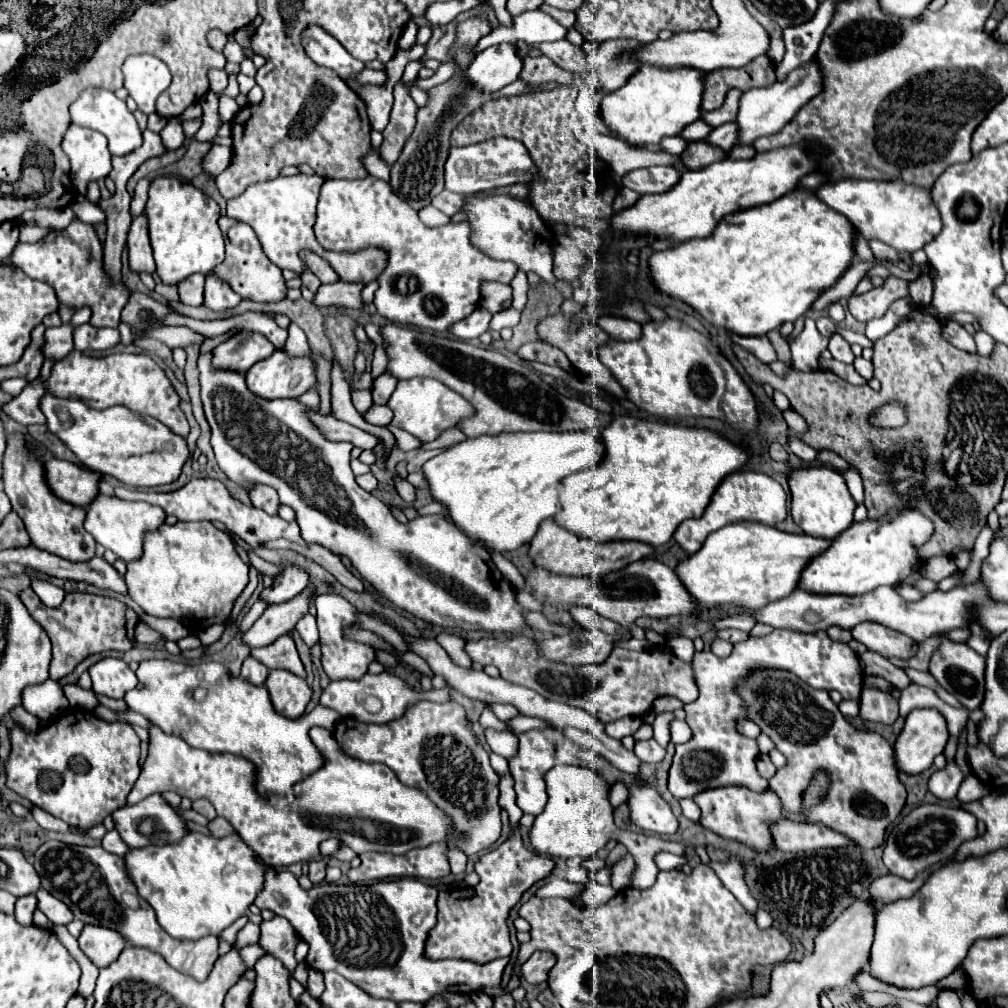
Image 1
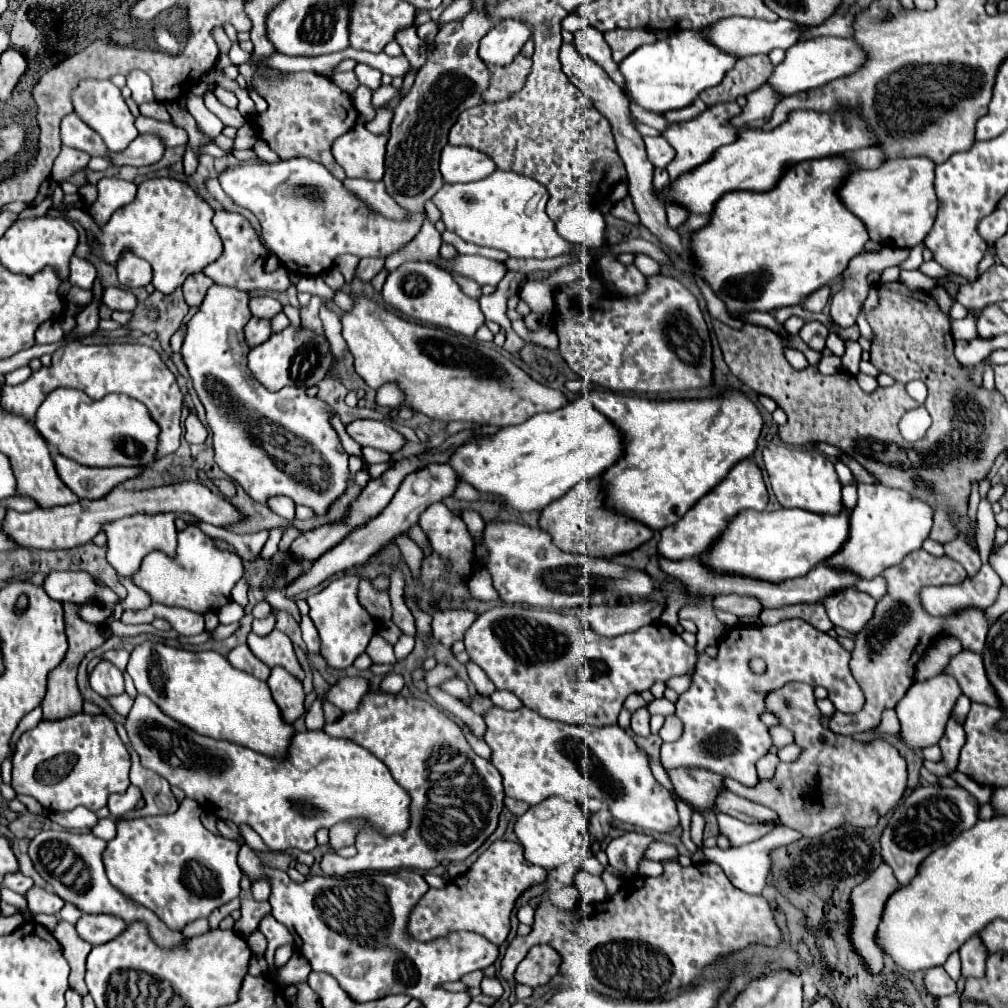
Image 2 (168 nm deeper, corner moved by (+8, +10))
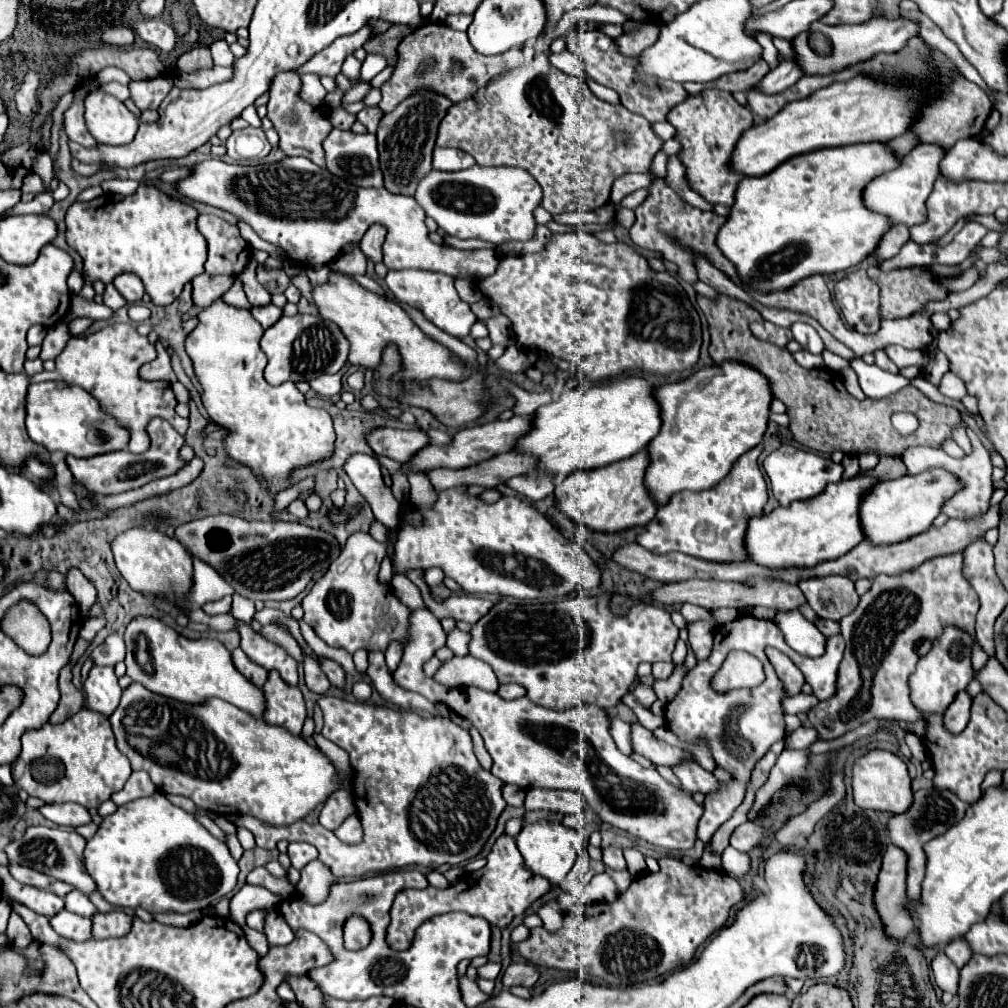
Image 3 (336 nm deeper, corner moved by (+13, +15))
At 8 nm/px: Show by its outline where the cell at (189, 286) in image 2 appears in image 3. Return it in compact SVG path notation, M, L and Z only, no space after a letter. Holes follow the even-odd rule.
M209 273L197 275L191 281L193 303L197 303L197 307L207 307L211 301L215 301L215 297L221 297L231 287L233 281L235 279L223 277L223 275L209 275Z

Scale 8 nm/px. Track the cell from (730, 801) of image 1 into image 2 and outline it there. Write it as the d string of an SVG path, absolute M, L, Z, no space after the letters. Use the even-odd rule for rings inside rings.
M672 768L666 770L676 794L690 806L704 810L714 808L716 792L722 790L722 776L704 768Z

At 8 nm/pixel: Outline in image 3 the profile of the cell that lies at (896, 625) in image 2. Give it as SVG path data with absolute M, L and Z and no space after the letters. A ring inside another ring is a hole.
M961 553L939 555L899 575L877 575L871 589L861 597L857 609L839 621L847 649L839 667L837 693L807 713L809 723L819 731L821 739L837 739L871 719L921 719L921 713L909 699L907 687L907 677L915 671L919 661L915 645L927 637L941 637L947 625L967 631L973 637L973 669L981 669L985 665L989 657L975 639L979 599L975 589L971 589L963 579L961 559Z

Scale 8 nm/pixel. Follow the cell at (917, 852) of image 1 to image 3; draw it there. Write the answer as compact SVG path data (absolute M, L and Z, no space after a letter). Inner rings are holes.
M925 787L913 793L913 803L905 813L893 815L887 823L887 831L889 831L889 839L895 847L903 849L907 855L907 895L909 899L919 897L919 887L925 875L925 853L923 853L923 845L927 841L931 841L933 837L945 833L949 827L957 825L963 817L965 811L971 805L961 801L953 791L949 789L937 789L937 787Z

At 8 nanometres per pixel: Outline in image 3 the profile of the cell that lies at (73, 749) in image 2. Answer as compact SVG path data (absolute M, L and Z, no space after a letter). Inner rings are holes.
M87 707L61 725L45 723L39 729L25 731L21 743L23 751L11 767L15 785L45 803L73 801L85 809L99 807L131 775L129 759L117 749L109 717Z

